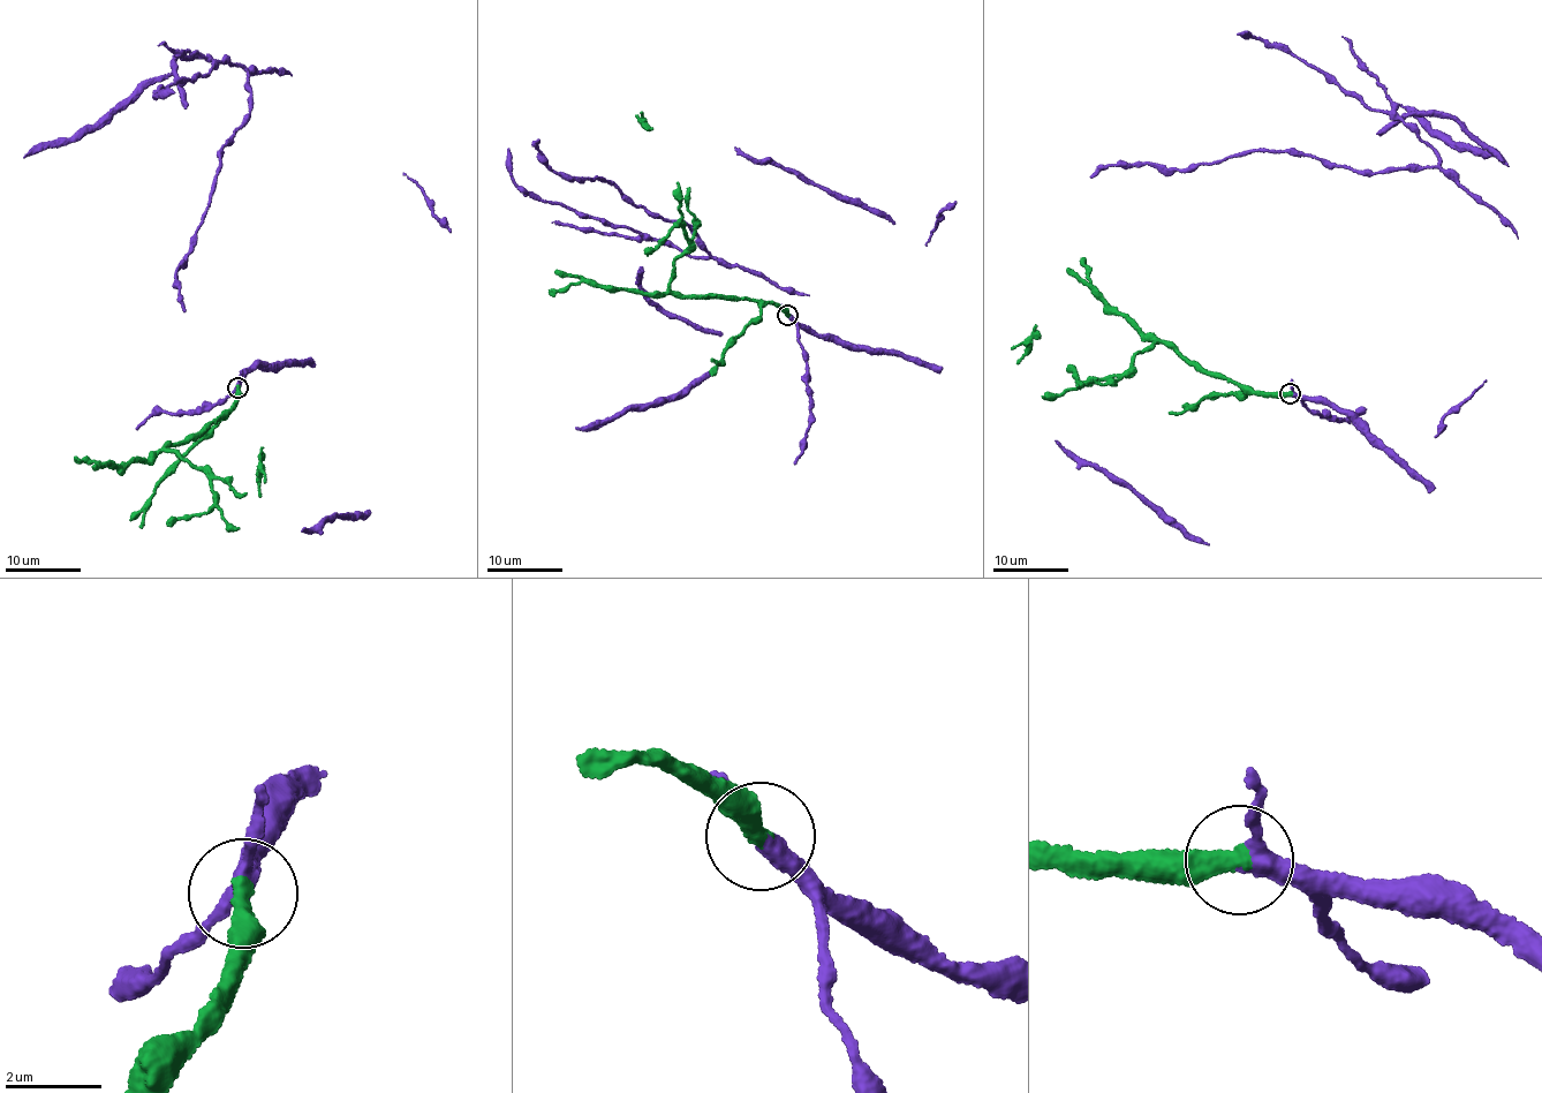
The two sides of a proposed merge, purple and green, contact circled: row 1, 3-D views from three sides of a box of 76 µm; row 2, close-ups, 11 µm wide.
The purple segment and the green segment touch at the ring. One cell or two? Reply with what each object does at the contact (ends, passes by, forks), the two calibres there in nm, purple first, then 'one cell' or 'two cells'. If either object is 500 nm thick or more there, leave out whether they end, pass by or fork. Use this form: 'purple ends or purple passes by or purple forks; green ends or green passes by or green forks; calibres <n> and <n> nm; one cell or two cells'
purple passes by; green ends; calibres 320 and 440 nm; one cell

